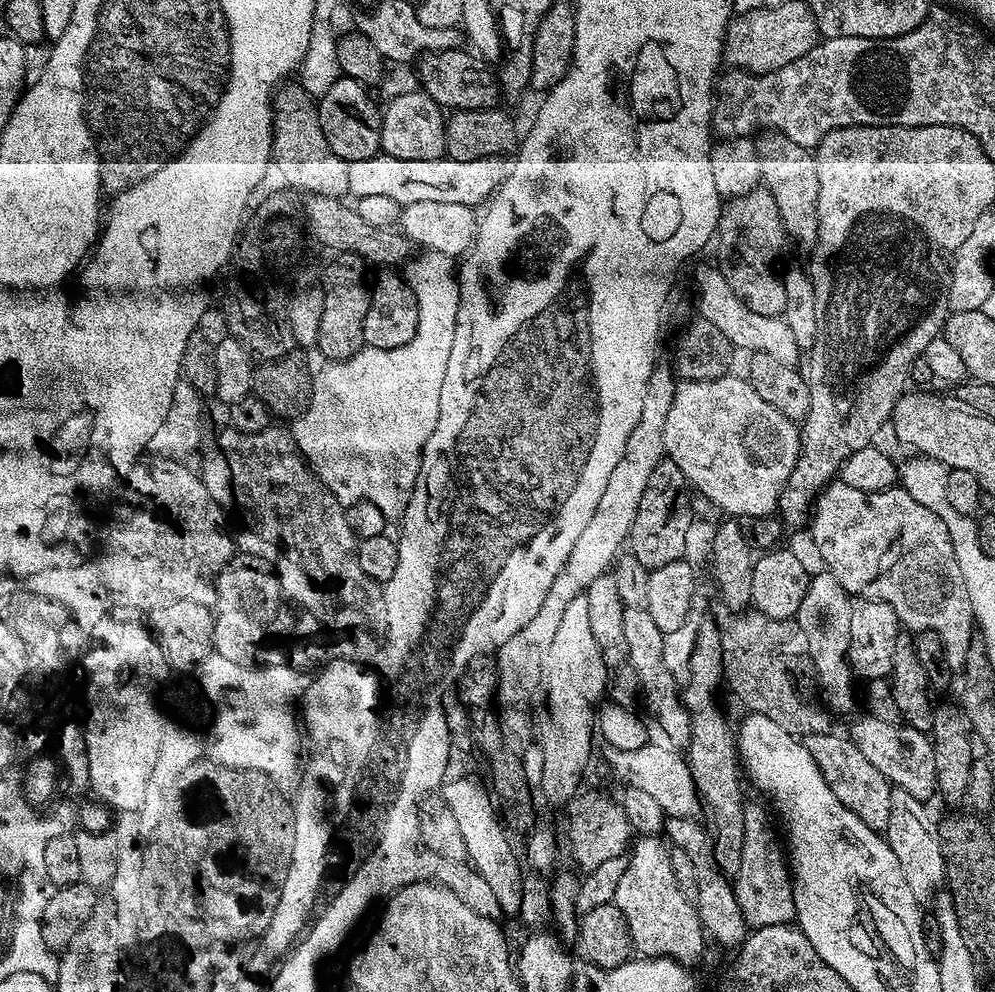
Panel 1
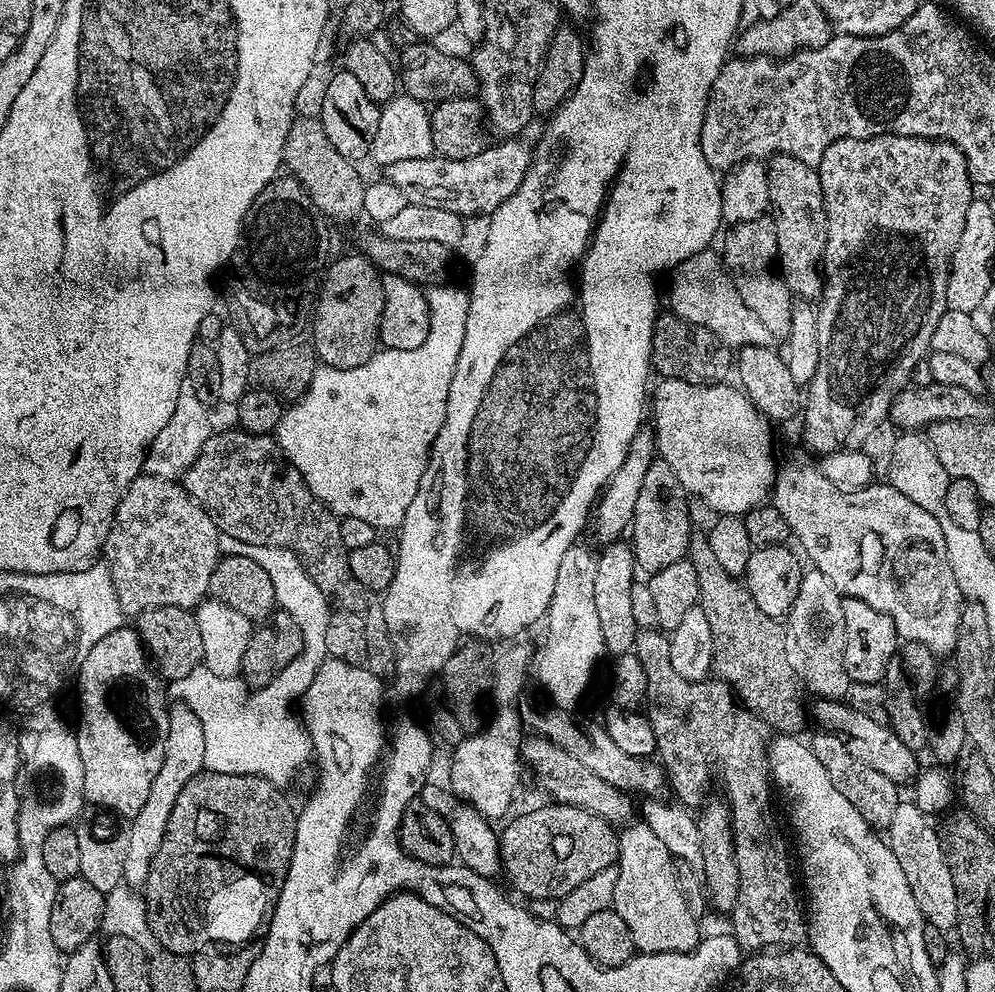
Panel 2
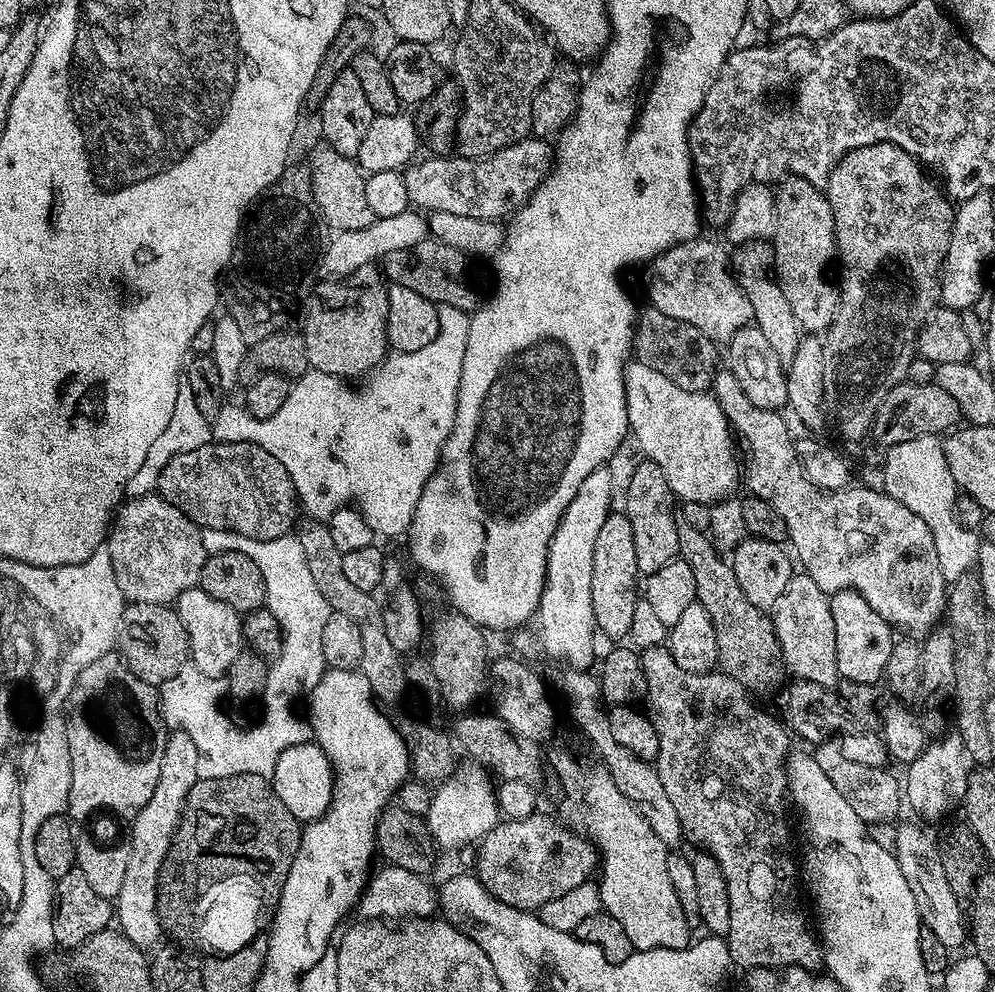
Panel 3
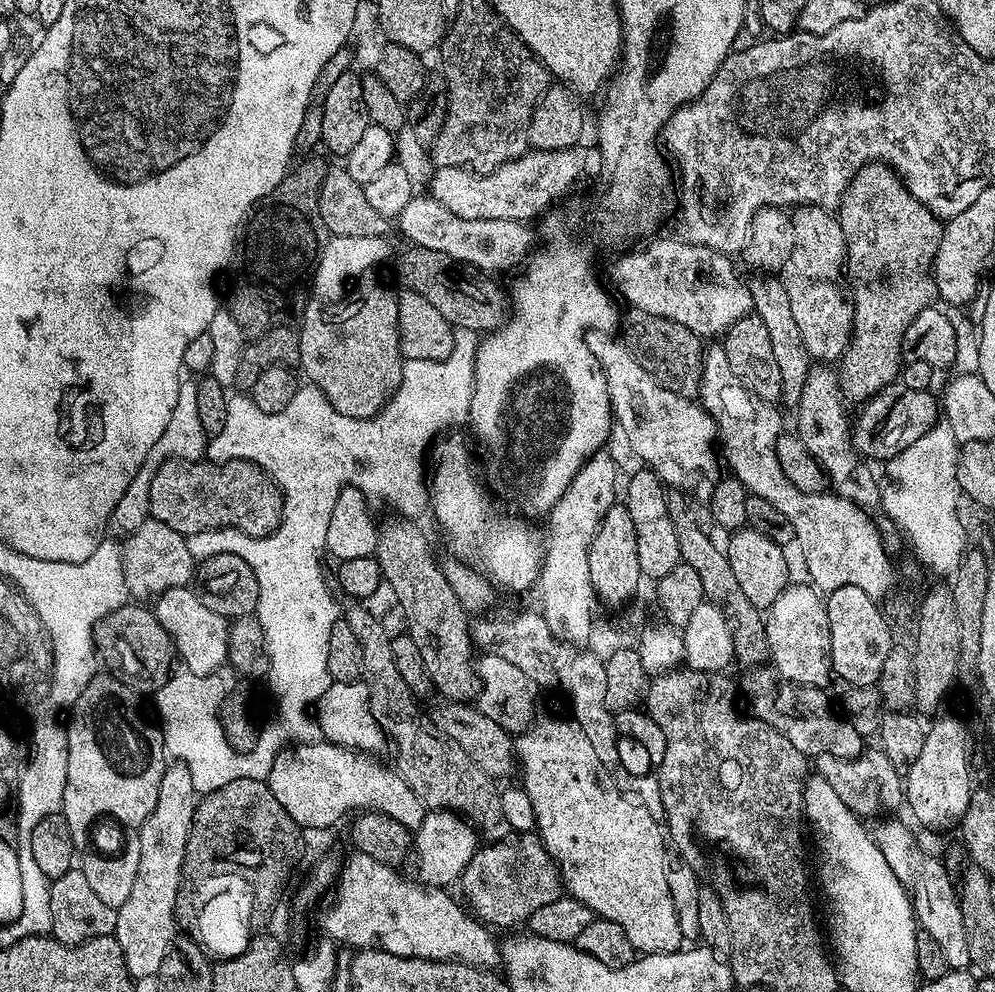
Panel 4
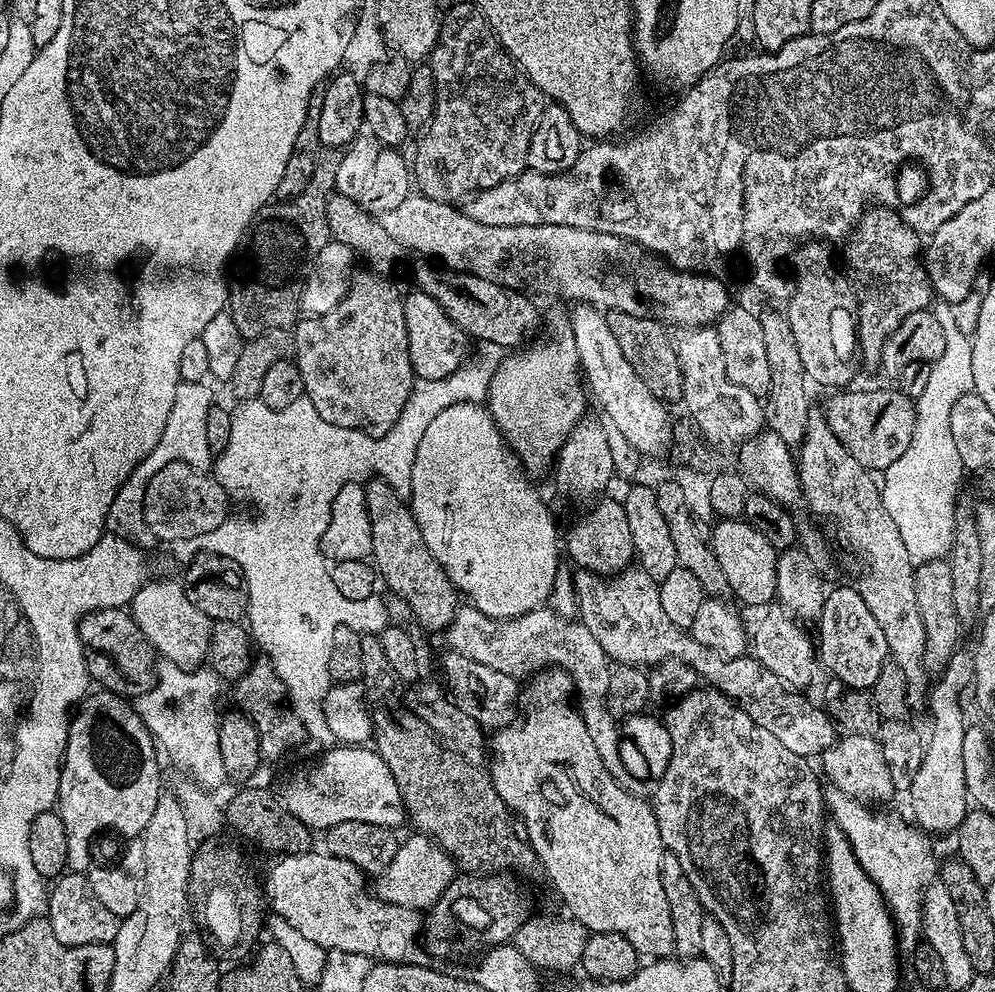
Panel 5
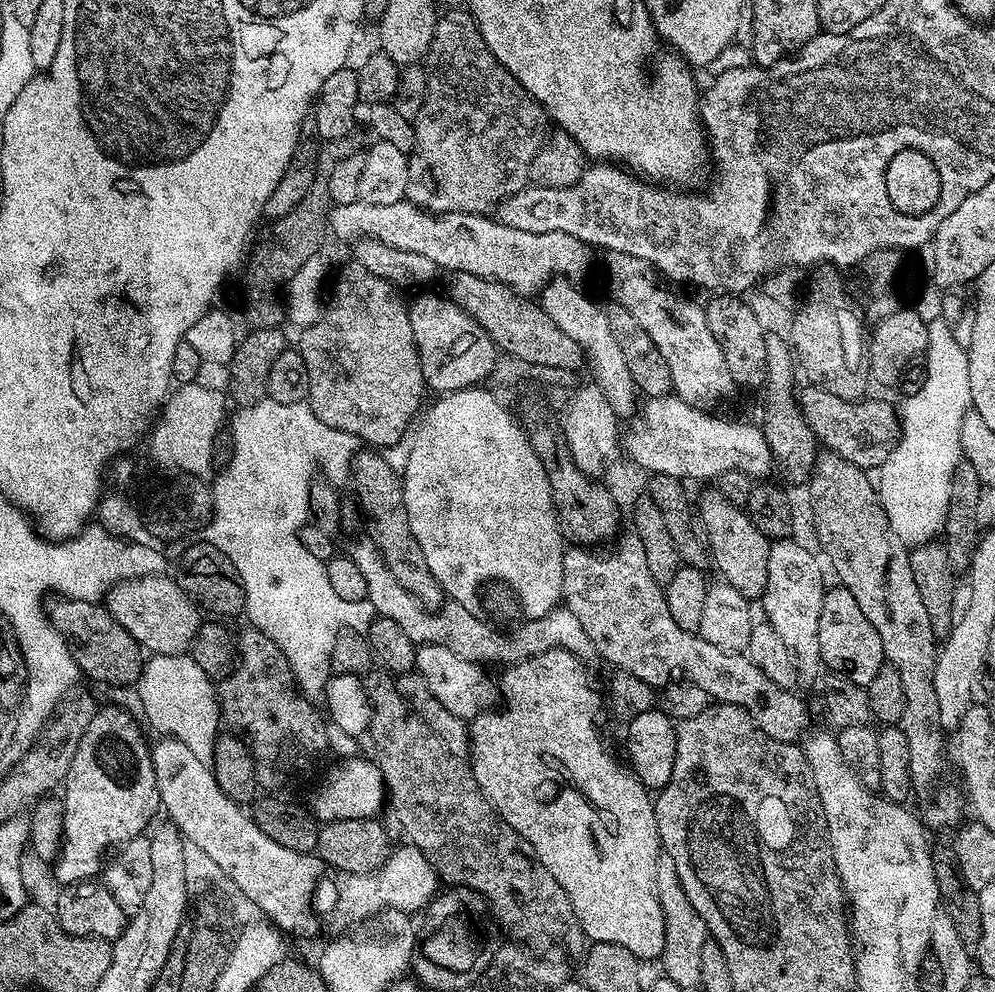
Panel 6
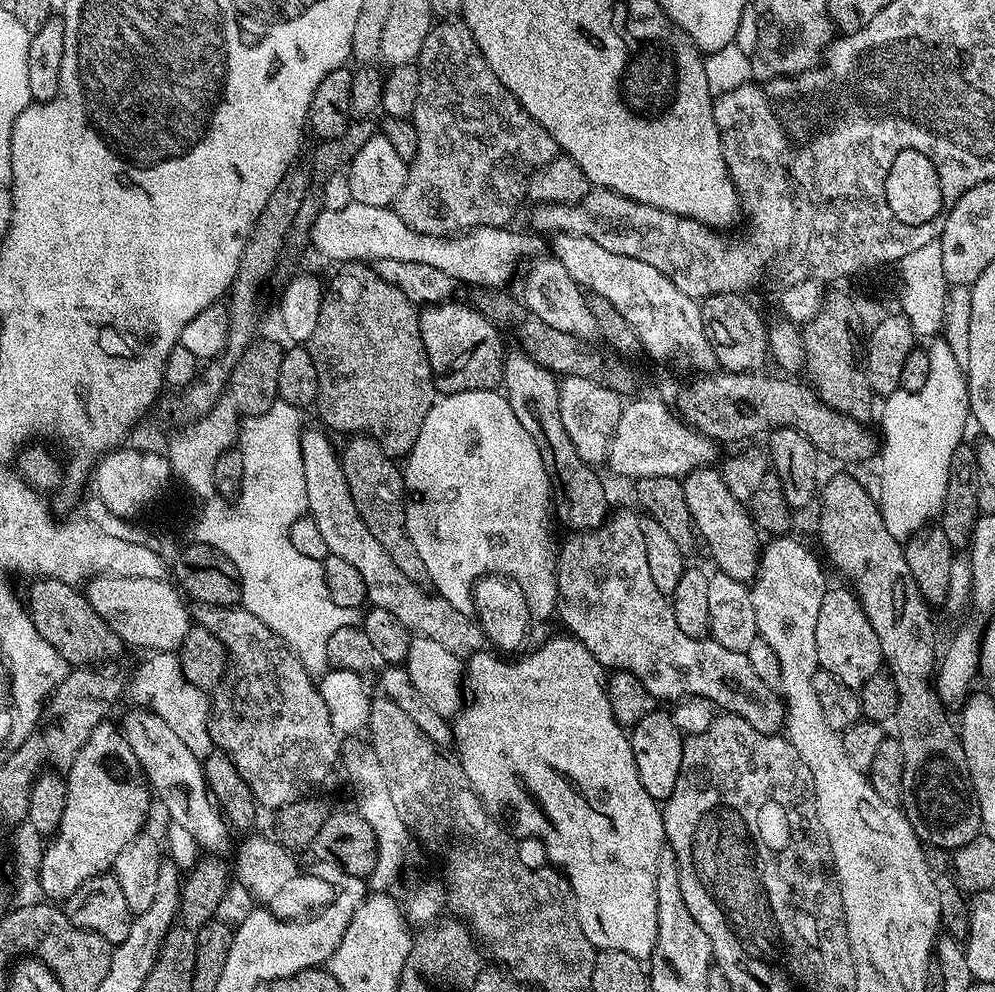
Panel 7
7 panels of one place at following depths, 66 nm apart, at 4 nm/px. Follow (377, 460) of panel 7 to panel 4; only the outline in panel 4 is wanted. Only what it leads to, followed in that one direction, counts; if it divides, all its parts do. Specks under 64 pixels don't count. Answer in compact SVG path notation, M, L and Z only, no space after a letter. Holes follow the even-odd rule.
M391 518L379 525L378 546L376 547L376 561L384 575L384 584L392 587L400 608L404 611L404 620L408 623L406 633L414 640L415 645L422 652L426 670L432 680L432 687L440 691L445 701L472 702L480 694L480 674L477 661L472 661L474 645L470 631L470 616L458 594L454 594L449 573L440 569L432 548L428 545L428 536L419 528L417 521L412 518Z

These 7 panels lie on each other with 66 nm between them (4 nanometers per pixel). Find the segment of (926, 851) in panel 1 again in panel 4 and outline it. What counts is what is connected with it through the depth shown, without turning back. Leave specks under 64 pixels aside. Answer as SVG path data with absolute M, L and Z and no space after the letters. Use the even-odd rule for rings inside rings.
M936 858L936 860L928 860L924 865L922 864L919 865L914 876L916 885L911 885L910 888L912 912L916 915L917 925L938 941L938 947L942 949L949 969L967 969L971 965L972 959L966 943L966 925L962 922L957 885L948 869L944 867L943 859Z

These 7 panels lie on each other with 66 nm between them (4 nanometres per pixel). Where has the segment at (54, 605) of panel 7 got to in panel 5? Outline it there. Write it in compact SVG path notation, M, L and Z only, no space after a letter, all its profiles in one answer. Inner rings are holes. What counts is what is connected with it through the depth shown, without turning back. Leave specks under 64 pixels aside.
M99 608L97 612L81 615L80 640L87 649L88 675L93 681L100 680L104 672L108 676L121 676L124 681L118 685L121 696L137 698L151 690L153 685L154 665L148 657L150 645L138 630L131 611L124 608ZM104 656L110 663L104 668Z

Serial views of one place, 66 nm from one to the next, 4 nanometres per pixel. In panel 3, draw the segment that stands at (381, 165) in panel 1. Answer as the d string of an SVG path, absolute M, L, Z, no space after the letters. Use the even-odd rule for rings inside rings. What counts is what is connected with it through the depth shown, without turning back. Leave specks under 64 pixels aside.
M525 138L493 152L487 158L440 154L428 159L432 160L424 160L421 164L412 162L403 169L409 201L417 209L428 208L429 213L445 211L447 214L497 222L524 207L554 167L553 149L544 138Z

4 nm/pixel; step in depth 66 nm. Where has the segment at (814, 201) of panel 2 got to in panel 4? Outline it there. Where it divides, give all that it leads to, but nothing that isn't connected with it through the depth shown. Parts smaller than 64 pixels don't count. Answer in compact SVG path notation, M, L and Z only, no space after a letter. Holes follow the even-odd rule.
M800 206L790 217L793 249L779 268L778 279L790 298L790 310L809 357L816 362L836 362L848 345L854 322L852 294L846 287L846 238L839 219L827 208Z

